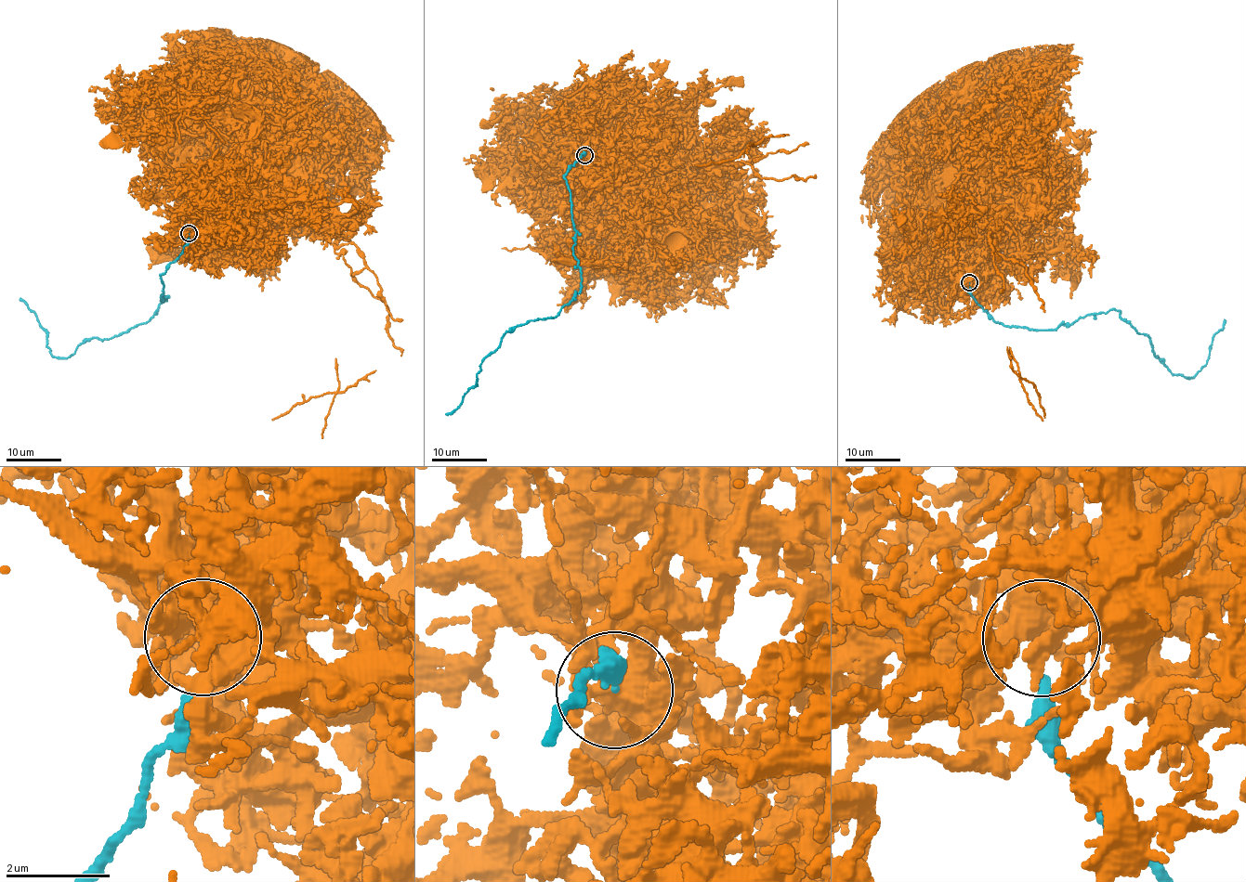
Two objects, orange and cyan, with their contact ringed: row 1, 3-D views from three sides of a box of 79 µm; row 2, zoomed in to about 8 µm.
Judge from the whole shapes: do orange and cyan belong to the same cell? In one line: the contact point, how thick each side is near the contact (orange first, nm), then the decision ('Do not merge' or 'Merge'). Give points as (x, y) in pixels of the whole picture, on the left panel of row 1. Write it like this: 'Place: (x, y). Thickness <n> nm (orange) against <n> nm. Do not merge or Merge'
Place: (189, 233). Thickness 420 nm (orange) against 80 nm. Do not merge

